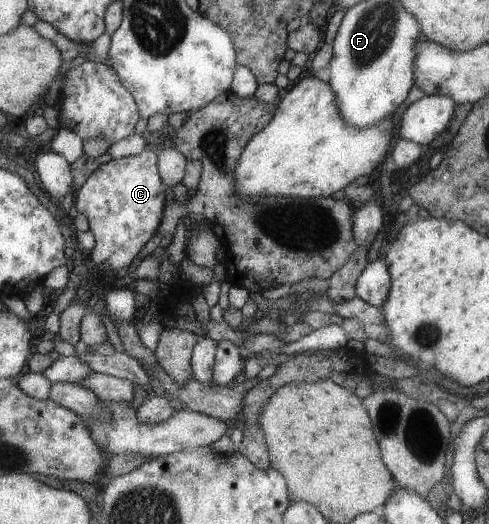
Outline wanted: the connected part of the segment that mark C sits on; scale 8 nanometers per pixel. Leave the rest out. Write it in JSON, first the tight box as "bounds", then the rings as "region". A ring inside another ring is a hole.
{"bounds":[75,148,165,272],"region":[[[146,148],[142,153],[103,163],[75,198],[79,212],[89,218],[96,240],[92,258],[103,272],[121,272],[141,248],[153,238],[163,216],[165,183],[157,170],[157,154]]]}

